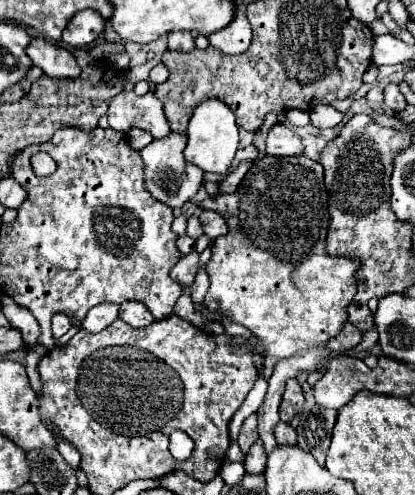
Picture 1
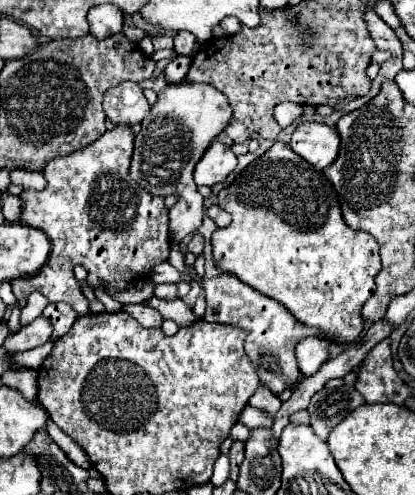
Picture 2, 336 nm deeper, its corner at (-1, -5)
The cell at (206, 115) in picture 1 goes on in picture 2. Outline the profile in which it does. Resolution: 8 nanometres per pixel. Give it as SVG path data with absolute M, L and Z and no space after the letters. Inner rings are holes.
M212 142L212 146L204 152L200 162L196 164L194 180L198 186L214 186L226 180L226 176L234 168L236 168L236 154L228 146Z

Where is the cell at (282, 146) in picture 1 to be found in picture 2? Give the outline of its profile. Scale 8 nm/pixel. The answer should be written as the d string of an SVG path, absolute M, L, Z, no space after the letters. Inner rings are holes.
M304 122L294 130L288 146L314 168L324 170L338 156L338 144L340 138L336 128L318 122Z

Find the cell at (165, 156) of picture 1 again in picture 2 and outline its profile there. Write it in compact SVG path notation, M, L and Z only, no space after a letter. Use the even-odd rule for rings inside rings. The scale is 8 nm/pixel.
M168 84L158 92L158 102L152 106L142 128L134 140L134 154L130 166L130 178L152 194L152 188L160 188L162 196L176 196L178 202L170 210L170 234L174 242L180 242L186 234L196 232L204 216L204 198L196 190L192 180L194 166L202 158L202 152L210 146L232 116L228 98L210 84Z

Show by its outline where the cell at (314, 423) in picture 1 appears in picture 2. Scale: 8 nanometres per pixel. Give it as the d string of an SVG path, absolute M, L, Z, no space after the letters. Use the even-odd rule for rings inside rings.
M342 384L340 388L324 386L320 392L312 396L308 406L310 426L320 440L326 440L334 426L346 418L352 410L364 404L364 398L356 392L354 386Z

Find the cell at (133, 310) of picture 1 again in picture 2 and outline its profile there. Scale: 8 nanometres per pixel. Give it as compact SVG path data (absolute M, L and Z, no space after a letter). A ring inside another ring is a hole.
M126 304L124 310L134 320L138 320L138 324L142 324L146 328L156 328L156 326L162 326L162 322L164 322L164 318L154 308L148 308L144 304Z

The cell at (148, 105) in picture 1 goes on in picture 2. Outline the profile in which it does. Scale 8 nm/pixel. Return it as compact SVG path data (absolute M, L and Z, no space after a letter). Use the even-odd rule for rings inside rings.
M122 82L106 92L104 112L106 118L116 126L118 124L134 126L148 116L150 104L136 82Z

